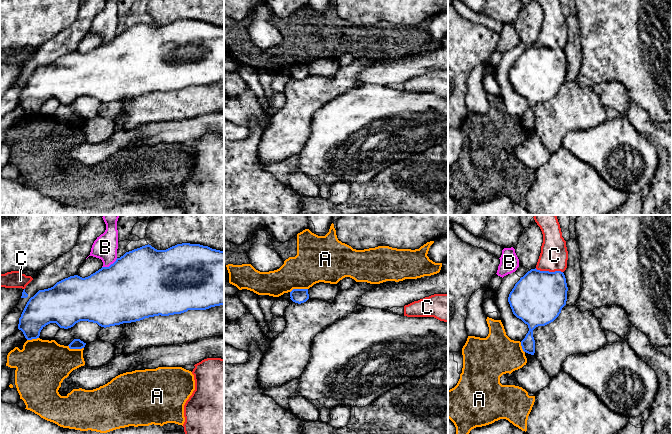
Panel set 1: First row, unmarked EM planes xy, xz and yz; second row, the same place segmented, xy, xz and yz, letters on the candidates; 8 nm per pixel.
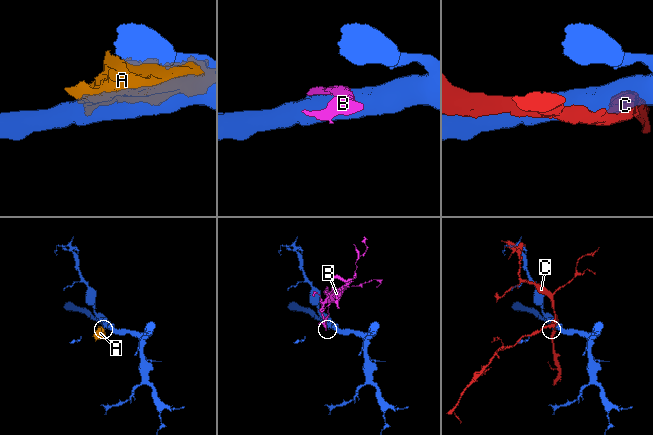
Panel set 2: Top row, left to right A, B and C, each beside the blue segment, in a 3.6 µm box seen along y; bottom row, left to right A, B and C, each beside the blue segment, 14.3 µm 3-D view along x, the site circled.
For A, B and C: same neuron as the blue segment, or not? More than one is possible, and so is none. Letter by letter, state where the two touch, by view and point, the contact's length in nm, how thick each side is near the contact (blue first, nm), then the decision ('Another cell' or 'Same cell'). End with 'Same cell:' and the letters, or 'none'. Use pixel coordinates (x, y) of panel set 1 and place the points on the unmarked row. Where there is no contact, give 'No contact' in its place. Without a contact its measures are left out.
A: Touches blue at xz (298, 65). Shared border 150 nm. Thickness 120 nm (blue) against 320 nm. Another cell
B: Touches blue at xy (110, 41). Shared border 150 nm. Thickness 500 nm (blue) against 190 nm. Another cell
C: Touches blue at yz (548, 47). Shared border 220 nm. Thickness 420 nm (blue) against 220 nm. Another cell
Same cell: none

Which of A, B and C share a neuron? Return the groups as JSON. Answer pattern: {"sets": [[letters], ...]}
{"sets": [["A"], ["B"], ["C"]]}

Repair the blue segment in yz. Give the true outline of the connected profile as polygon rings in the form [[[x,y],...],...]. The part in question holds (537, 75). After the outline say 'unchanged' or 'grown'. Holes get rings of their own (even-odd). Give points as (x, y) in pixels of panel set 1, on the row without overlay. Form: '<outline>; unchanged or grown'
[[[531,45],[515,60],[509,70],[508,78],[513,90],[528,101],[529,107],[521,117],[524,128],[534,131],[535,116],[533,106],[538,102],[545,102],[553,98],[561,89],[567,77],[567,59],[563,48],[540,47]]]; unchanged

